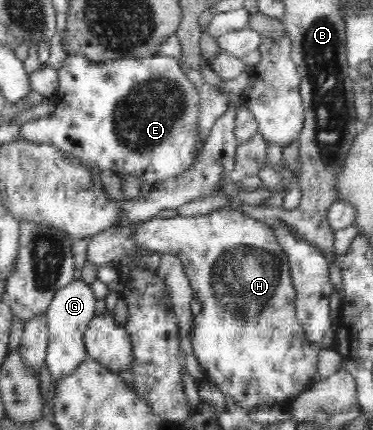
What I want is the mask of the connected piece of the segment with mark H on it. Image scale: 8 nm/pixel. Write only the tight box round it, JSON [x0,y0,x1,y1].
[130,208,321,413]

